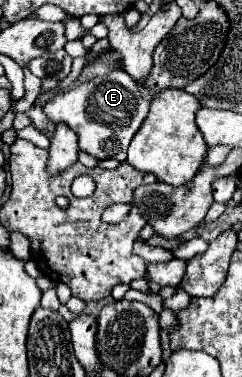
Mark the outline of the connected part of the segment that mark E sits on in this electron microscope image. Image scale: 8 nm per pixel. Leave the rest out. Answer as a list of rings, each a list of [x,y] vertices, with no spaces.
[[[111,70],[105,76],[95,76],[77,88],[57,92],[43,112],[55,124],[67,124],[79,138],[79,148],[97,160],[115,158],[127,160],[127,146],[149,112],[149,94],[127,72]]]

